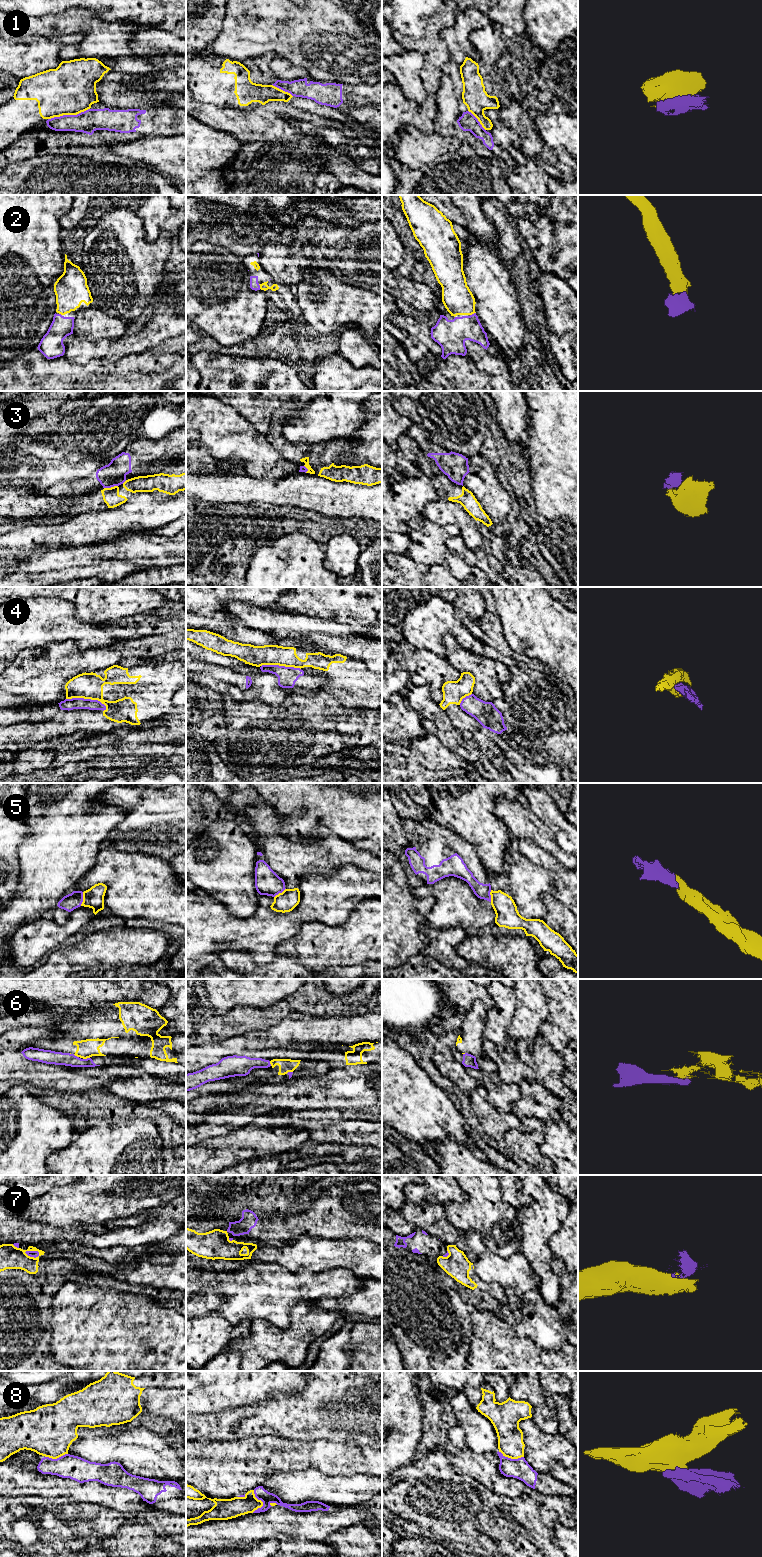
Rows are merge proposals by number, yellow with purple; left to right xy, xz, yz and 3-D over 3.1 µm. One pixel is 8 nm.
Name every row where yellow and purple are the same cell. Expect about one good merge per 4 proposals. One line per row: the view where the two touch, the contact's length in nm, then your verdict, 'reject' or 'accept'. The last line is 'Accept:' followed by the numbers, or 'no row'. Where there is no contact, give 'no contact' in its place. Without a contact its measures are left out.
1: meets yellow in xy; contact 340 nm long; reject
2: meets yellow in yz; contact 50 nm long; accept
3: meets yellow in xy; contact 110 nm long; reject
4: meets yellow in xy; contact 340 nm long; reject
5: meets yellow in xy; contact 110 nm long; accept
6: meets yellow in xy; contact 60 nm long; reject
7: meets yellow in xy; contact 130 nm long; reject
8: meets yellow in xz; contact 180 nm long; reject
Accept: 2, 5

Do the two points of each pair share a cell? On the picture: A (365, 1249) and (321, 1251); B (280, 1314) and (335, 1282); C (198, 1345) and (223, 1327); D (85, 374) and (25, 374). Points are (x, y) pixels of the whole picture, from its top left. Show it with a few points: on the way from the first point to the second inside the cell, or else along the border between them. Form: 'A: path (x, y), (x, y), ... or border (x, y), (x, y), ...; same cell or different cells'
A: path (354, 1254), (332, 1253); same cell
B: path (290, 1299), (297, 1292), (308, 1292), (320, 1285); same cell
C: path (204, 1339), (217, 1330); same cell
D: path (70, 376), (40, 376); same cell

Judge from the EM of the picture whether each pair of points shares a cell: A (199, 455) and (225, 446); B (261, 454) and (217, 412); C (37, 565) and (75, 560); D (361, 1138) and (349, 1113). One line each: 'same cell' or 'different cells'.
A: different cells
B: same cell
C: same cell
D: different cells

